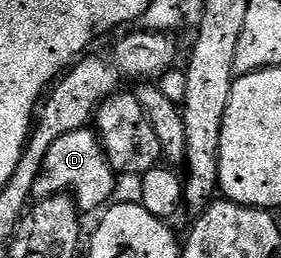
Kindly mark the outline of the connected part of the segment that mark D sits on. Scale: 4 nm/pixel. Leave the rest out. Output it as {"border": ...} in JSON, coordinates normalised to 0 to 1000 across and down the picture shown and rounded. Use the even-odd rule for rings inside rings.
{"border":[[[310,496],[242,512],[242,527],[214,527],[214,543],[199,543],[185,574],[171,574],[171,605],[157,605],[142,682],[128,682],[117,764],[146,775],[181,767],[189,752],[246,744],[278,787],[281,818],[359,818],[402,771],[409,702],[413,663],[391,643],[345,516]]]}

